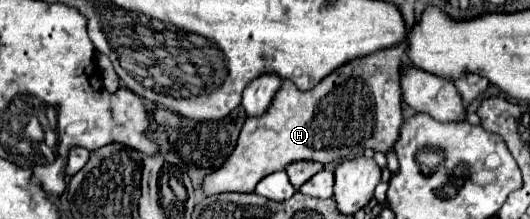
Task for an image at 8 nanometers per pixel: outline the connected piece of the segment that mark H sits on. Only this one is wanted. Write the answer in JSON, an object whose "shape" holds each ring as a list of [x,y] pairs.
{"shape":[[[406,43],[388,47],[384,51],[376,51],[358,59],[352,59],[344,63],[340,69],[330,73],[328,77],[322,79],[316,87],[310,91],[300,91],[296,85],[288,79],[282,81],[282,87],[276,91],[268,111],[260,117],[248,117],[242,133],[238,137],[238,145],[230,159],[224,163],[220,171],[214,175],[208,175],[202,183],[204,195],[216,195],[216,193],[226,193],[226,191],[240,191],[240,193],[252,193],[256,183],[264,179],[266,175],[286,169],[290,163],[296,161],[320,161],[320,163],[332,163],[332,161],[344,161],[350,155],[358,157],[366,147],[372,147],[374,151],[388,153],[396,139],[398,139],[398,129],[402,123],[402,91],[400,91],[400,59],[402,53],[406,51]]]}

